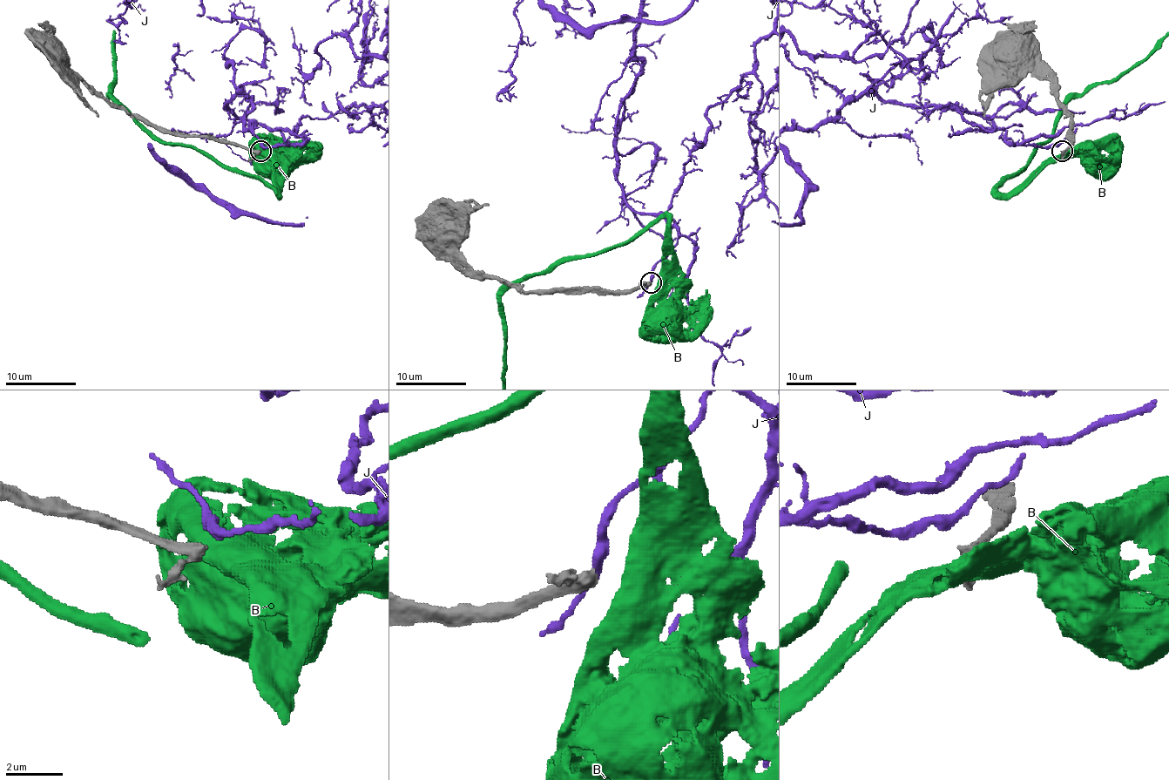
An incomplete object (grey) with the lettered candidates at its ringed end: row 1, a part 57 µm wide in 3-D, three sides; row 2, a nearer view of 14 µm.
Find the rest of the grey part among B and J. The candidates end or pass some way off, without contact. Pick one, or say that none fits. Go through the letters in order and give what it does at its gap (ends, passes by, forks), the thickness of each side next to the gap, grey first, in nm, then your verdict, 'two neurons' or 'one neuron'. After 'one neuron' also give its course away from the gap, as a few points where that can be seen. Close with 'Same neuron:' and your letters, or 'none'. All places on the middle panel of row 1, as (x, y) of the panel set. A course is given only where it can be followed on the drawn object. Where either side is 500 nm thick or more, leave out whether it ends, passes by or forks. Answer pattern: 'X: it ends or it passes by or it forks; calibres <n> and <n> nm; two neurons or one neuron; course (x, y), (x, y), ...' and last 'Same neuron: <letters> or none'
B: calibres 320 and 750 nm; two neurons
J: it passes by; calibres 320 and 360 nm; two neurons
Same neuron: none

